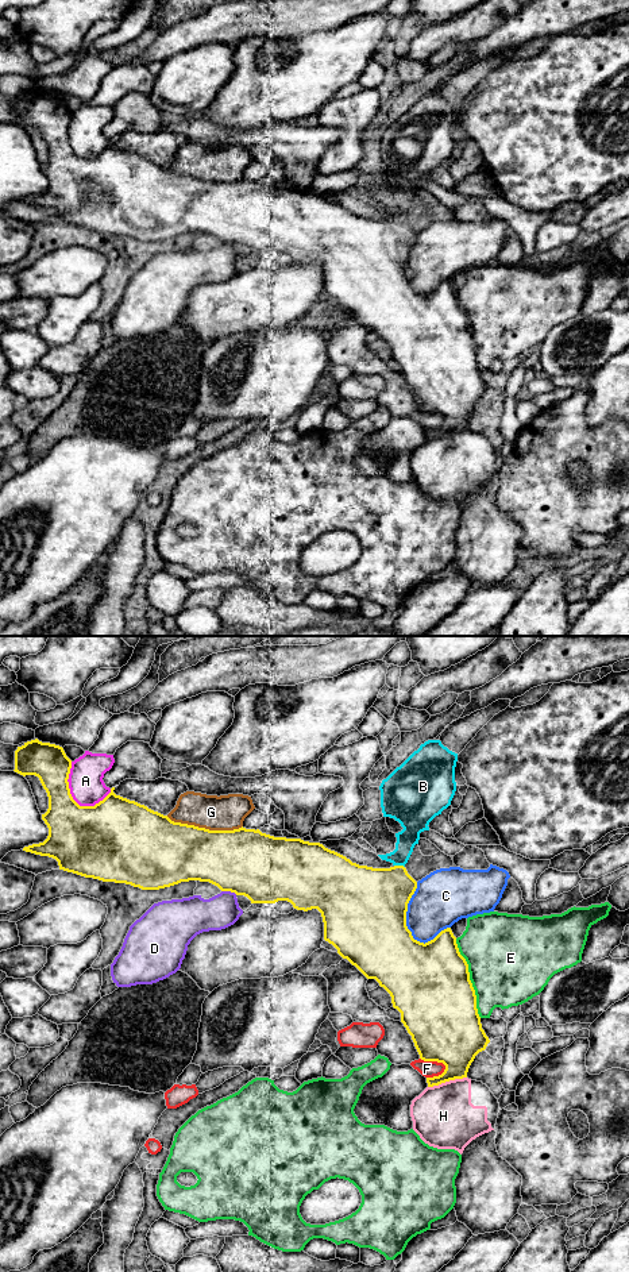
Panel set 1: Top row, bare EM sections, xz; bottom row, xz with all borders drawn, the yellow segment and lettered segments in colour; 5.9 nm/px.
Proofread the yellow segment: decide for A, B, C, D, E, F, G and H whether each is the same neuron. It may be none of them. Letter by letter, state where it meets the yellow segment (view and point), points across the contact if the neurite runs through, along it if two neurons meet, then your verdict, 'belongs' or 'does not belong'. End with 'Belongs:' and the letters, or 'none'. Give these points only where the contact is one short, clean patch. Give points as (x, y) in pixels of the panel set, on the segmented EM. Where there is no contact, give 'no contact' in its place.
A: contact xz (73, 800); does not belong
B: contact xz (400, 866); does not belong
C: contact xz (405, 916); does not belong
D: contact xz (230, 890); does not belong
E: contact xz (469, 978); does not belong
F: contact xz (433, 1060); does not belong
G: contact xz (204, 828); does not belong
H: contact xz (447, 1080); does not belong
Belongs: none

